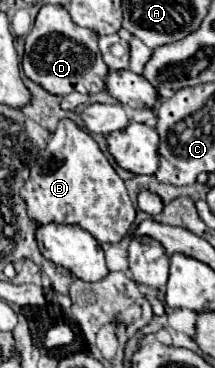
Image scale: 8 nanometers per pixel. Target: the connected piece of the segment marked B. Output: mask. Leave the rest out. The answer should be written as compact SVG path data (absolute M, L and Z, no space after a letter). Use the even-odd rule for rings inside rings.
M62 118L54 130L46 152L30 168L30 178L20 192L28 204L28 216L44 226L50 222L72 224L88 230L100 244L116 244L128 232L136 218L134 204L126 192L124 180L116 174L98 142L70 118Z

